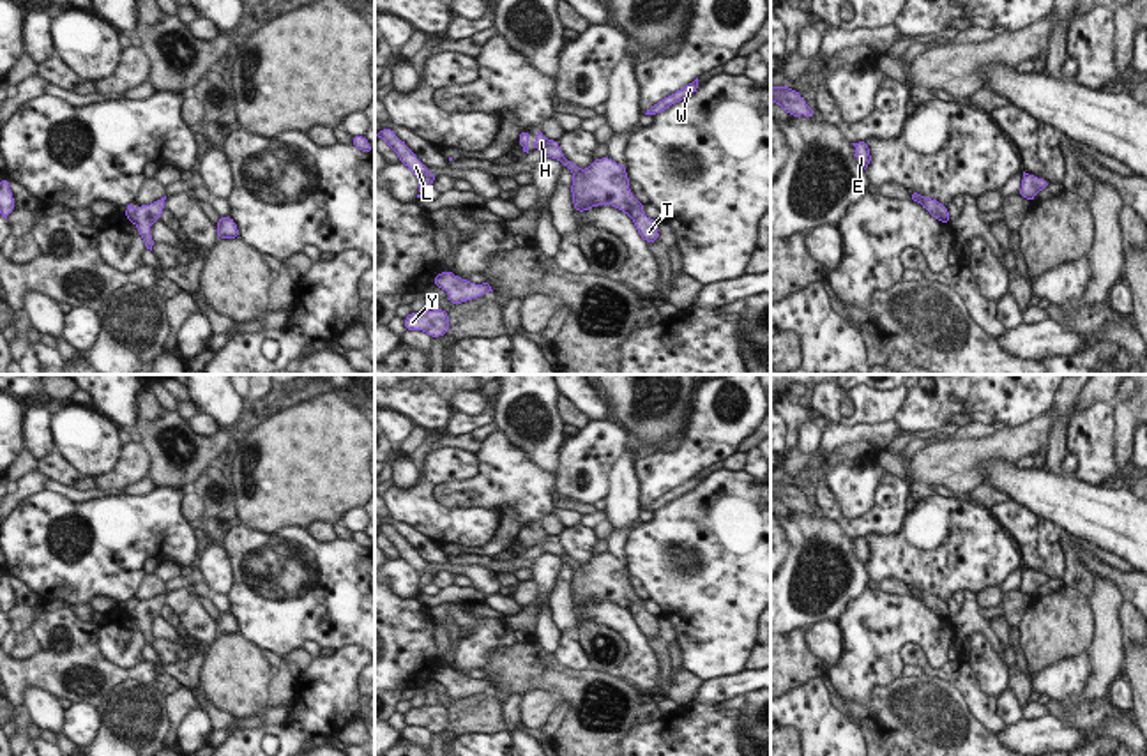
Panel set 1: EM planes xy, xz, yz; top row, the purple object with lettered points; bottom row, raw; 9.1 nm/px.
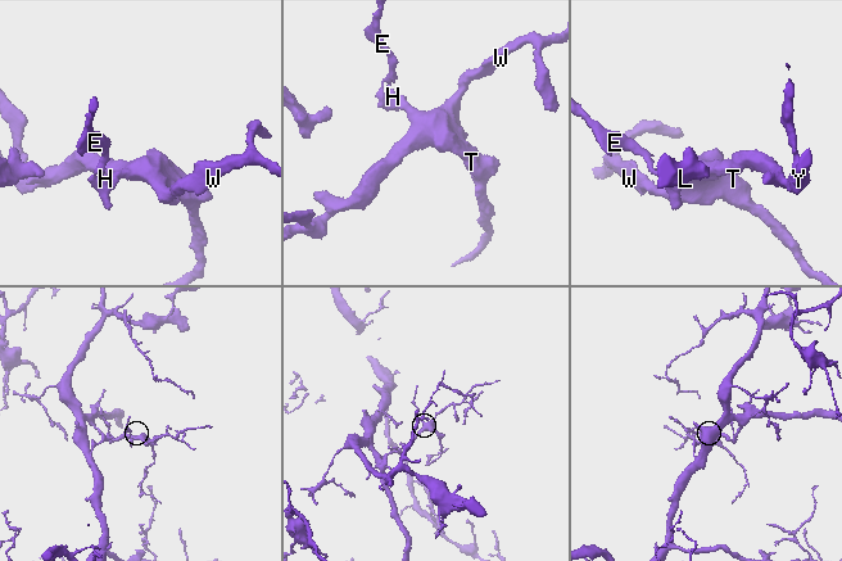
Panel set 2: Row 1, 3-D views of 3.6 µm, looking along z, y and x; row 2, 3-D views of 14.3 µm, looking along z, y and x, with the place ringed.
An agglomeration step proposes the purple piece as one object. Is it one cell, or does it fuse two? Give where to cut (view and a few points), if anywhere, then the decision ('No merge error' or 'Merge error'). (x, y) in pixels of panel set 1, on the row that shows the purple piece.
No split. No merge error

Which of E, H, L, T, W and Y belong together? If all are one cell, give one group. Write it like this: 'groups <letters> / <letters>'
groups E H L T W Y

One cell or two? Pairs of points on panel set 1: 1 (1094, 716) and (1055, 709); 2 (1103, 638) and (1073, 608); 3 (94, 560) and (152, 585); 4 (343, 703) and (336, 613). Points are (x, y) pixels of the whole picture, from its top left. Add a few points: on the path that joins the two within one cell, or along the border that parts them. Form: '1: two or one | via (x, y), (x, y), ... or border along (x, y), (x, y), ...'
1: one | via (1086, 716), (1064, 716)
2: two | border along (1089, 597), (1093, 642), (1086, 652)
3: two | border along (145, 574), (133, 596)
4: two | border along (356, 643), (336, 650)

